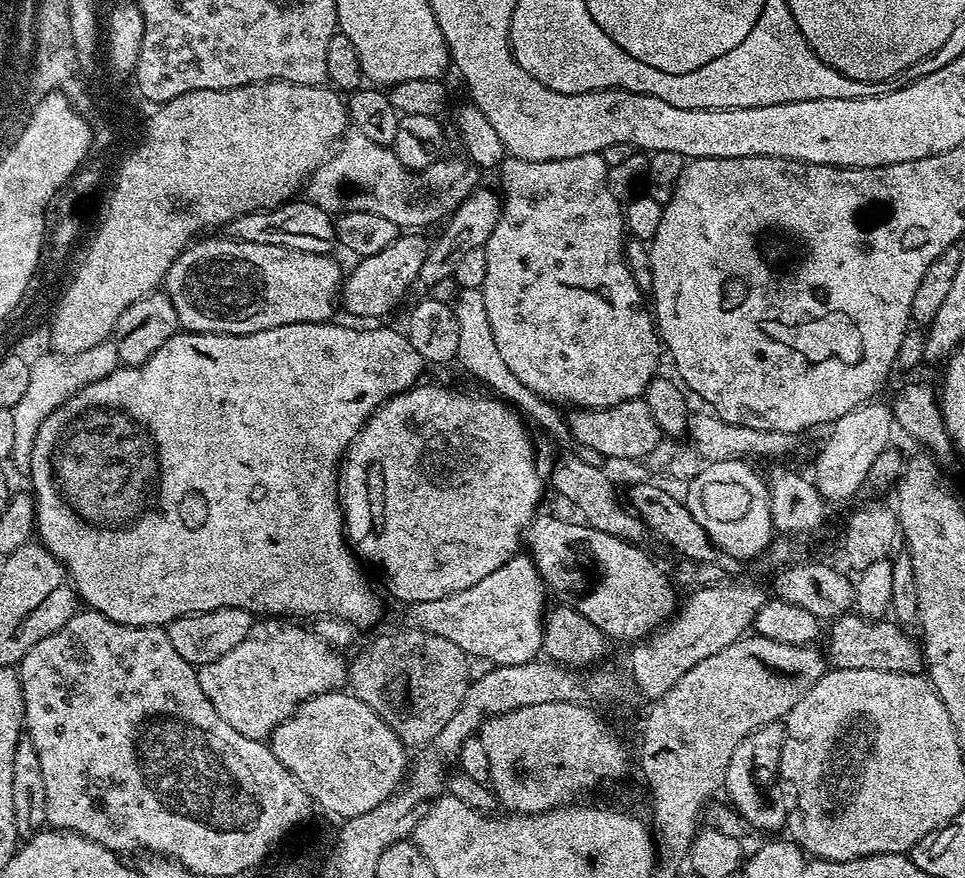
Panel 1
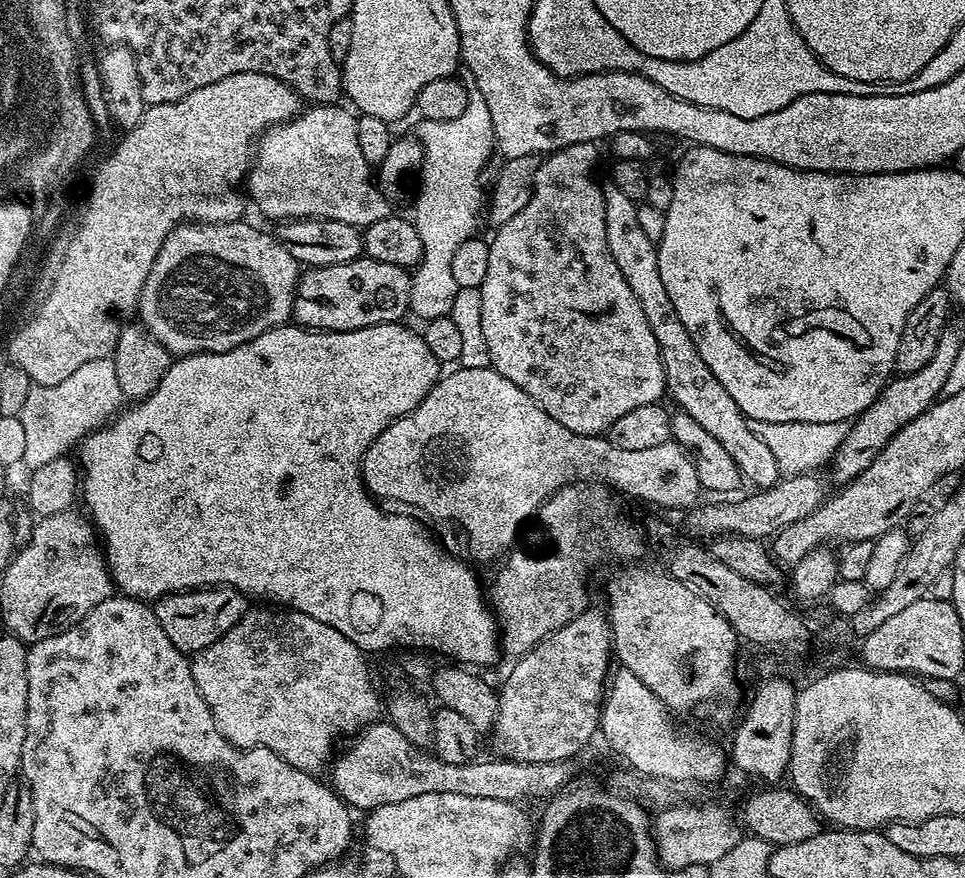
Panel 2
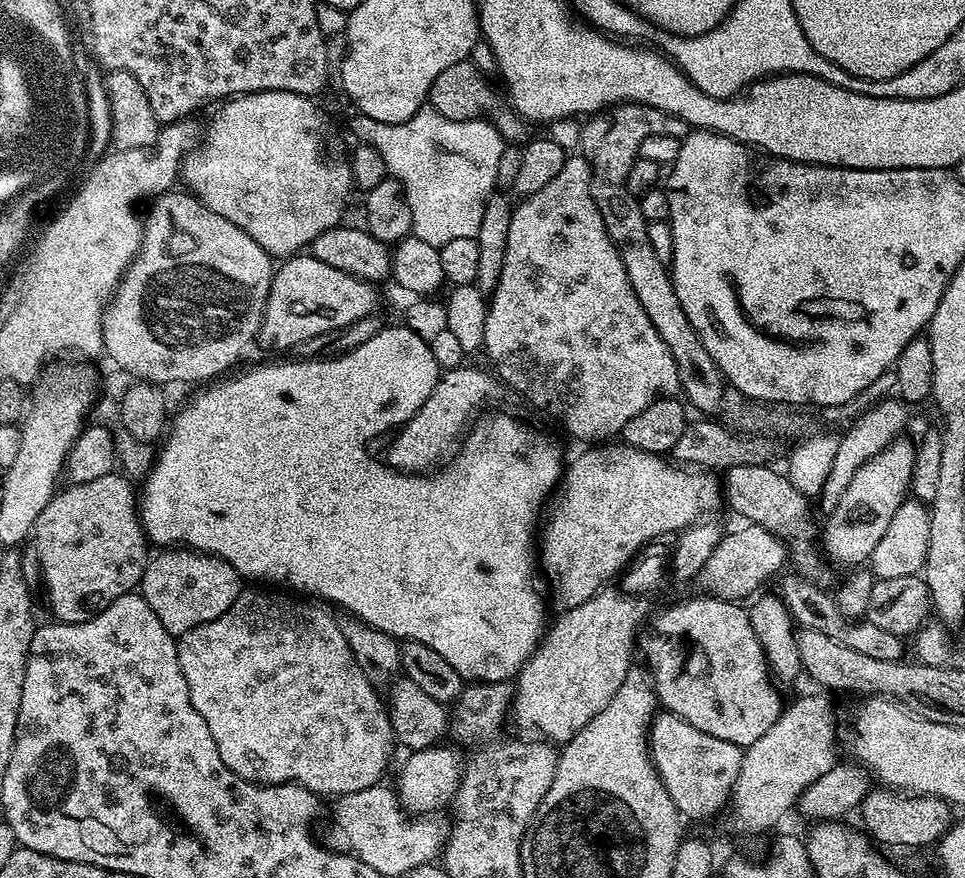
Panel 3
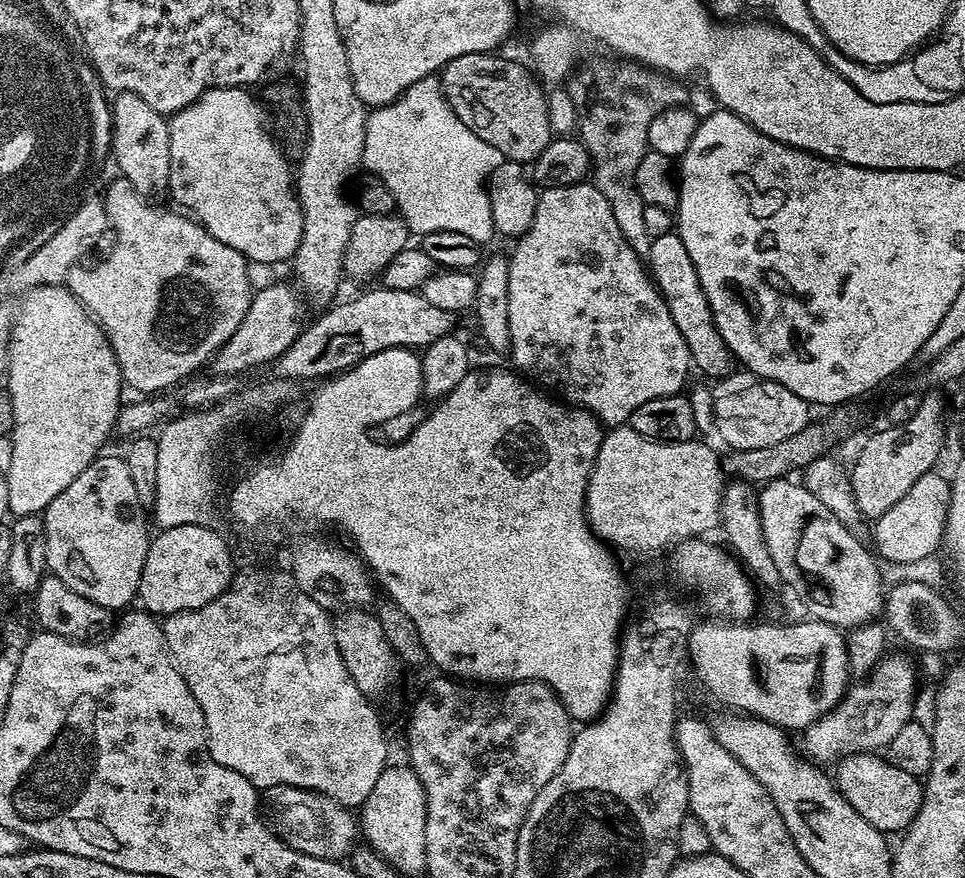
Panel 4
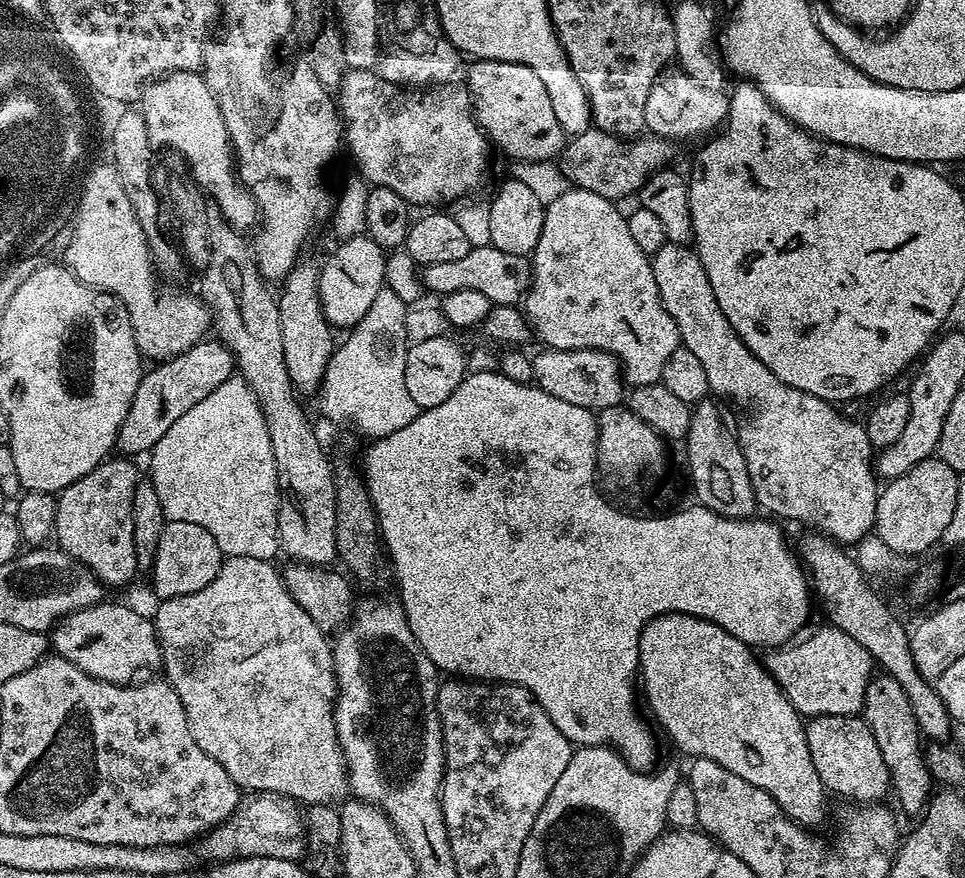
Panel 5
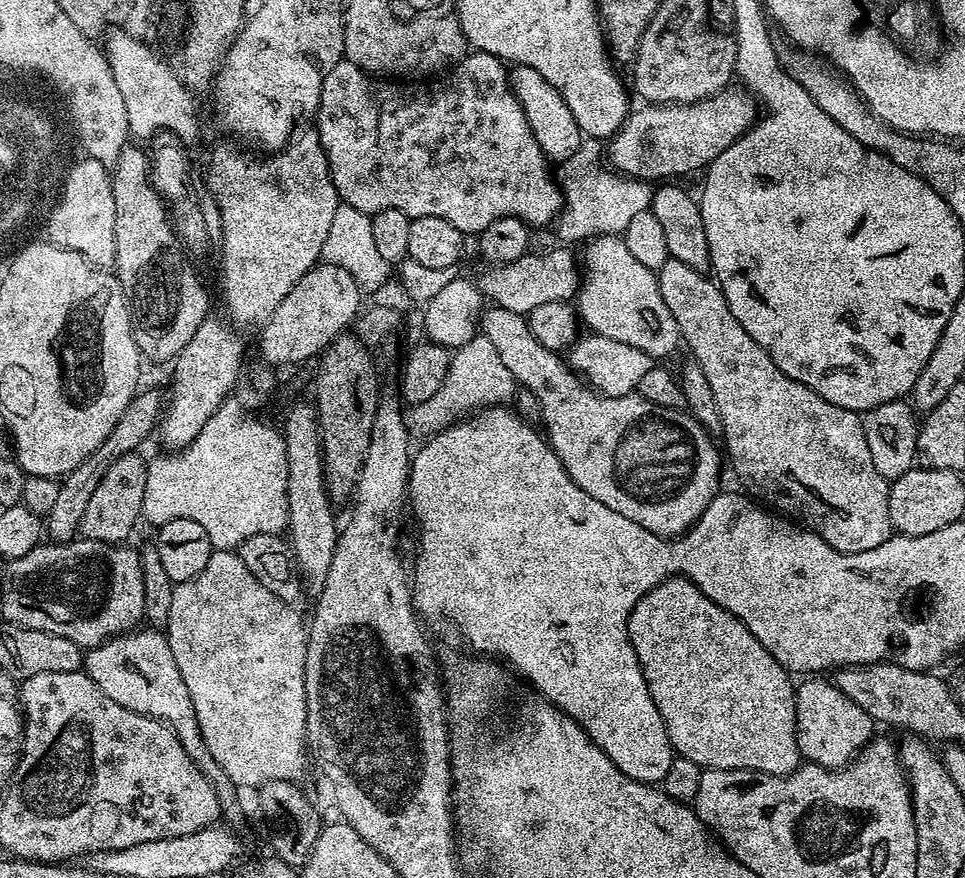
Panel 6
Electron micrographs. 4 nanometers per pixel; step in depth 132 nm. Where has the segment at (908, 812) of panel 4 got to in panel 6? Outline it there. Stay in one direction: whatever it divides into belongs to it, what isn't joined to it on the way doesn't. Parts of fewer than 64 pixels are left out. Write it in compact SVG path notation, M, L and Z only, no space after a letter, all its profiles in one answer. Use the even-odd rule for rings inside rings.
M804 678L795 685L796 690L796 741L800 747L800 755L809 764L820 764L823 768L843 768L851 764L856 758L857 752L873 739L874 722L858 702L850 702L846 694L831 679L828 678Z

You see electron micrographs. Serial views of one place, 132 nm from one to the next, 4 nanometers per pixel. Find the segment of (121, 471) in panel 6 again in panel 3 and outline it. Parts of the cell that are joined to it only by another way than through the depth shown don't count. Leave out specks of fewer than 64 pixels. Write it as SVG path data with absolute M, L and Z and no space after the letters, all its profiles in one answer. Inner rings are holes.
M113 470L106 474L105 477L97 478L92 482L82 482L81 484L73 484L63 490L57 491L52 500L46 506L46 510L42 510L42 514L38 514L36 519L36 527L34 529L34 543L40 561L42 562L42 588L48 591L48 604L52 607L52 612L57 621L62 624L77 624L78 622L86 622L95 613L106 610L115 600L122 598L127 592L133 591L139 585L140 579L144 576L144 568L148 565L150 559L150 545L144 535L144 525L140 523L140 514L138 511L138 492L134 487L133 481L127 475L121 474L119 471Z

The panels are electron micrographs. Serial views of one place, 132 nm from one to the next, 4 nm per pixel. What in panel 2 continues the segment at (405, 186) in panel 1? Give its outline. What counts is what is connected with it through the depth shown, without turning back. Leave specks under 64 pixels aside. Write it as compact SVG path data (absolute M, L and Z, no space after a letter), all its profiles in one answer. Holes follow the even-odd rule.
M339 103L305 107L293 120L276 124L259 137L252 167L248 169L246 177L246 192L251 203L252 200L256 203L257 210L269 216L272 222L326 218L341 220L363 230L370 226L370 222L379 222L381 218L393 215L393 205L380 193L373 169L362 158L362 150L358 147L356 116L347 107L340 107Z

